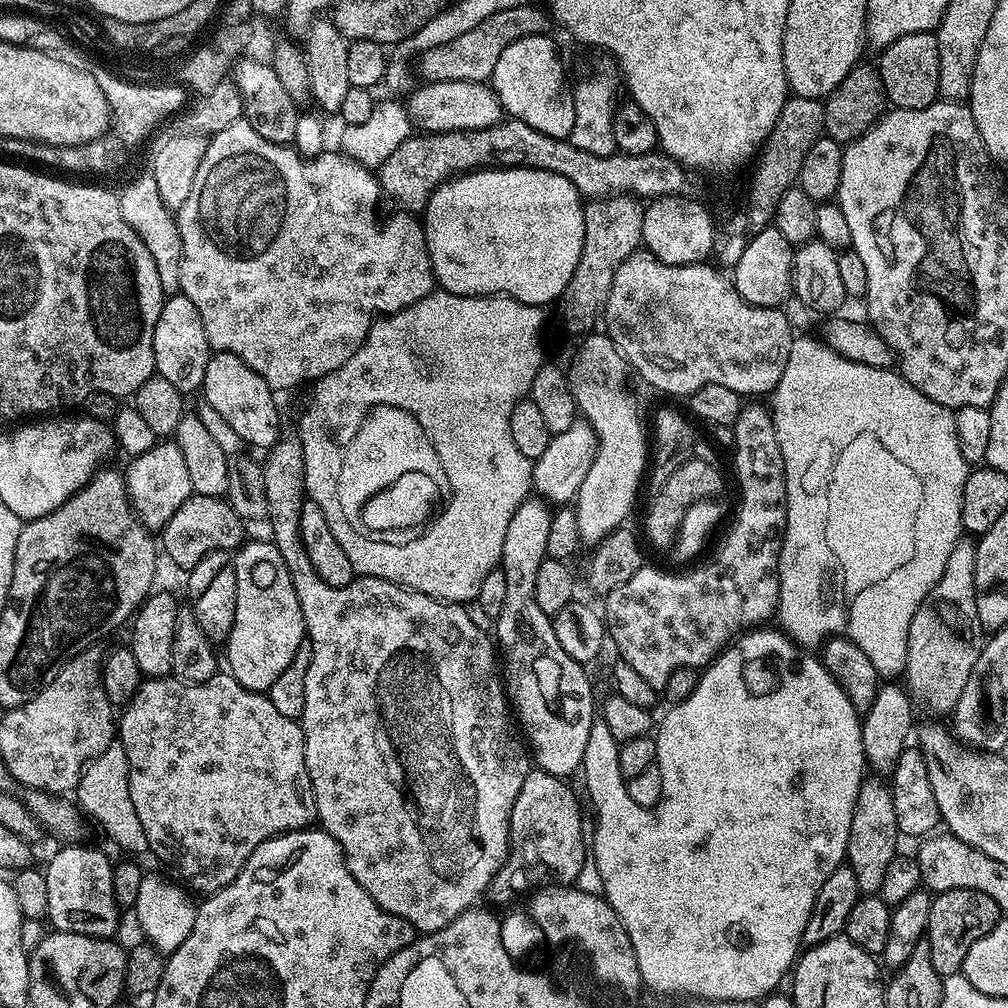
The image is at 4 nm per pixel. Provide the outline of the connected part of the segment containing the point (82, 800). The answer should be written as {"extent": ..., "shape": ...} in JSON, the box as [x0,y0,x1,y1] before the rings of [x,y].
{"extent":[74,742,148,853],"shape":[[[113,742],[109,748],[102,750],[94,759],[89,760],[84,766],[84,772],[80,775],[80,783],[74,789],[74,799],[81,809],[89,817],[92,816],[100,823],[100,828],[120,848],[125,848],[125,853],[148,852],[146,842],[146,830],[142,830],[142,822],[138,822],[138,814],[134,811],[134,802],[130,802],[130,782],[128,781],[128,763],[126,762],[126,750],[118,742]]]}

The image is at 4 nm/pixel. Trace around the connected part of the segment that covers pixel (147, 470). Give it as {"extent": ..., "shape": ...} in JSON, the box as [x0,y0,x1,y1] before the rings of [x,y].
{"extent":[123,442,194,530],"shape":[[[158,442],[146,454],[131,457],[127,461],[128,472],[123,473],[128,485],[128,501],[137,520],[149,530],[163,530],[166,522],[174,518],[174,510],[194,495],[190,486],[190,473],[182,459],[182,450],[174,442]]]}

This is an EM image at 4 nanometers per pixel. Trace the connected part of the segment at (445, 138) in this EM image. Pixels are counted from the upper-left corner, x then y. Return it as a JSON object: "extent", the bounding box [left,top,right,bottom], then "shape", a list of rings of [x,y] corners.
{"extent":[378,118,686,214],"shape":[[[504,118],[499,124],[473,132],[412,134],[379,166],[378,179],[387,195],[389,192],[398,203],[405,204],[409,213],[420,214],[432,192],[444,181],[487,168],[537,168],[553,172],[570,181],[584,198],[613,194],[631,194],[637,198],[674,196],[683,189],[680,187],[686,175],[677,160],[660,150],[641,156],[599,156],[578,150],[571,139],[539,132],[521,120]]]}

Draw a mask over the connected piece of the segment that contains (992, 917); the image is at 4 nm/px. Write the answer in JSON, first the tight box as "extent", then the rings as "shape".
{"extent":[926,888,1001,978],"shape":[[[955,888],[945,892],[937,892],[932,896],[930,906],[930,922],[926,939],[930,950],[930,962],[934,962],[934,970],[938,970],[941,978],[955,976],[964,967],[966,950],[978,942],[978,938],[985,936],[1001,919],[1000,907],[982,890],[969,888]]]}

